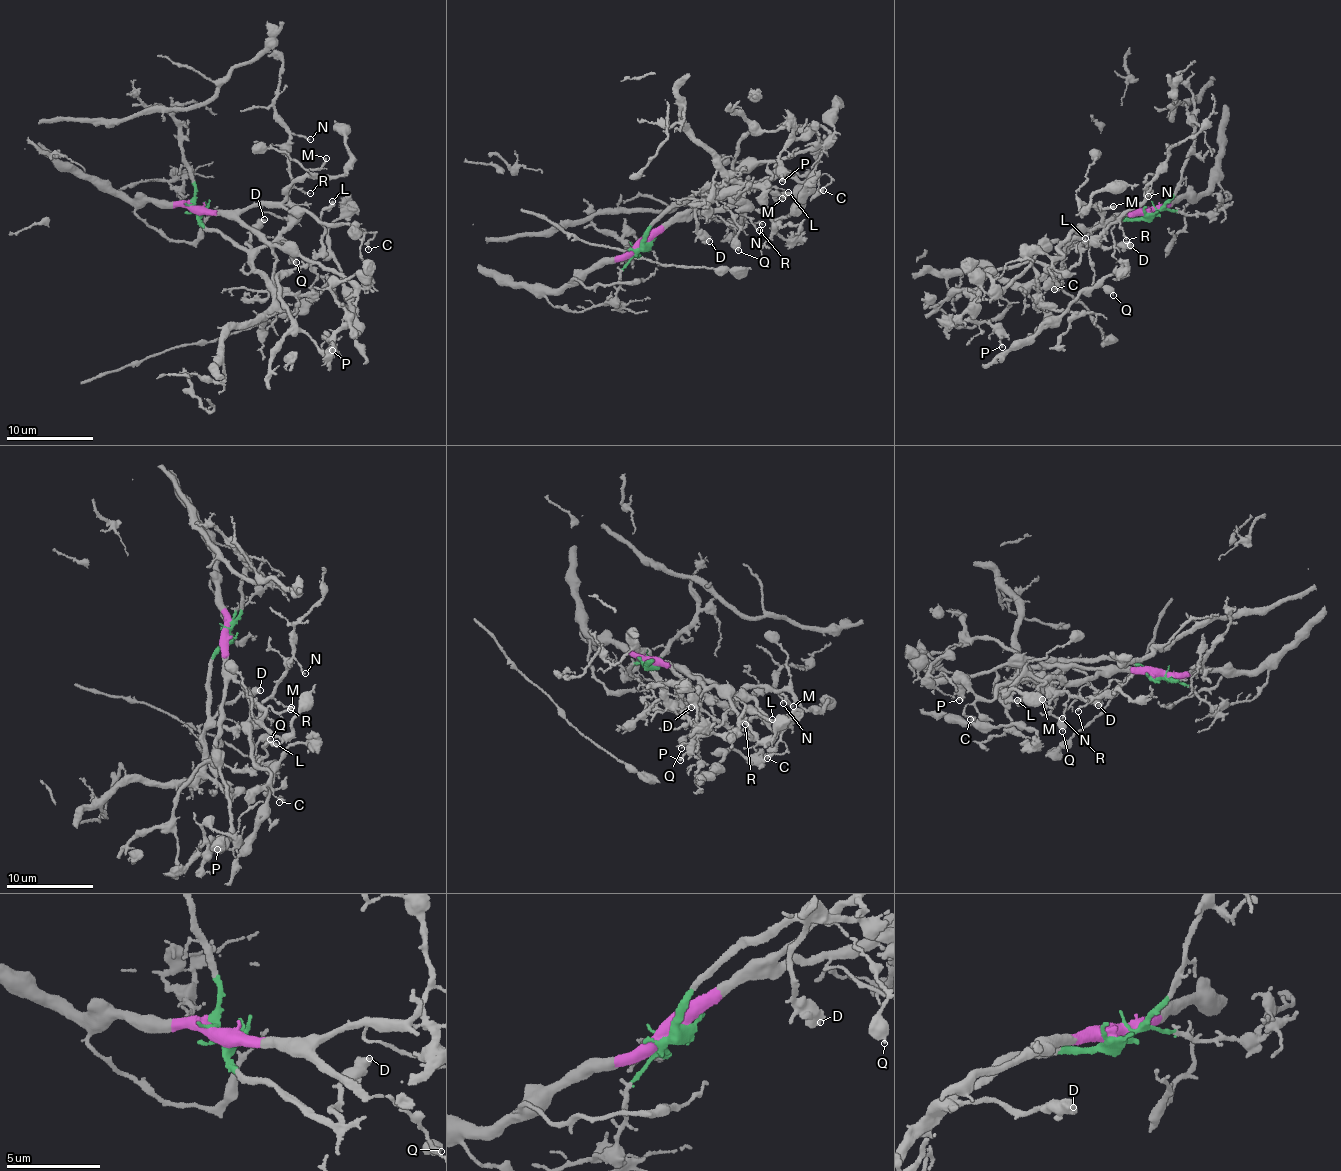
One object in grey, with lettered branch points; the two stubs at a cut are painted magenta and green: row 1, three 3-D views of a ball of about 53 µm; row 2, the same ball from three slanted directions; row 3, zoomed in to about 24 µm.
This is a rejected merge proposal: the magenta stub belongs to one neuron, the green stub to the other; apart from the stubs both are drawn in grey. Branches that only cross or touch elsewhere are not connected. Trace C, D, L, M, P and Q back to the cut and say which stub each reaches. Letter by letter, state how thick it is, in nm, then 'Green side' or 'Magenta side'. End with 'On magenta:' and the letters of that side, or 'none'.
C: Thickness 240 nm. Magenta side
D: Thickness 600 nm. Green side
L: Thickness 280 nm. Green side
M: Thickness 240 nm. Magenta side
P: Thickness 190 nm. Green side
Q: Thickness 460 nm. Magenta side
On magenta: C, M, Q

